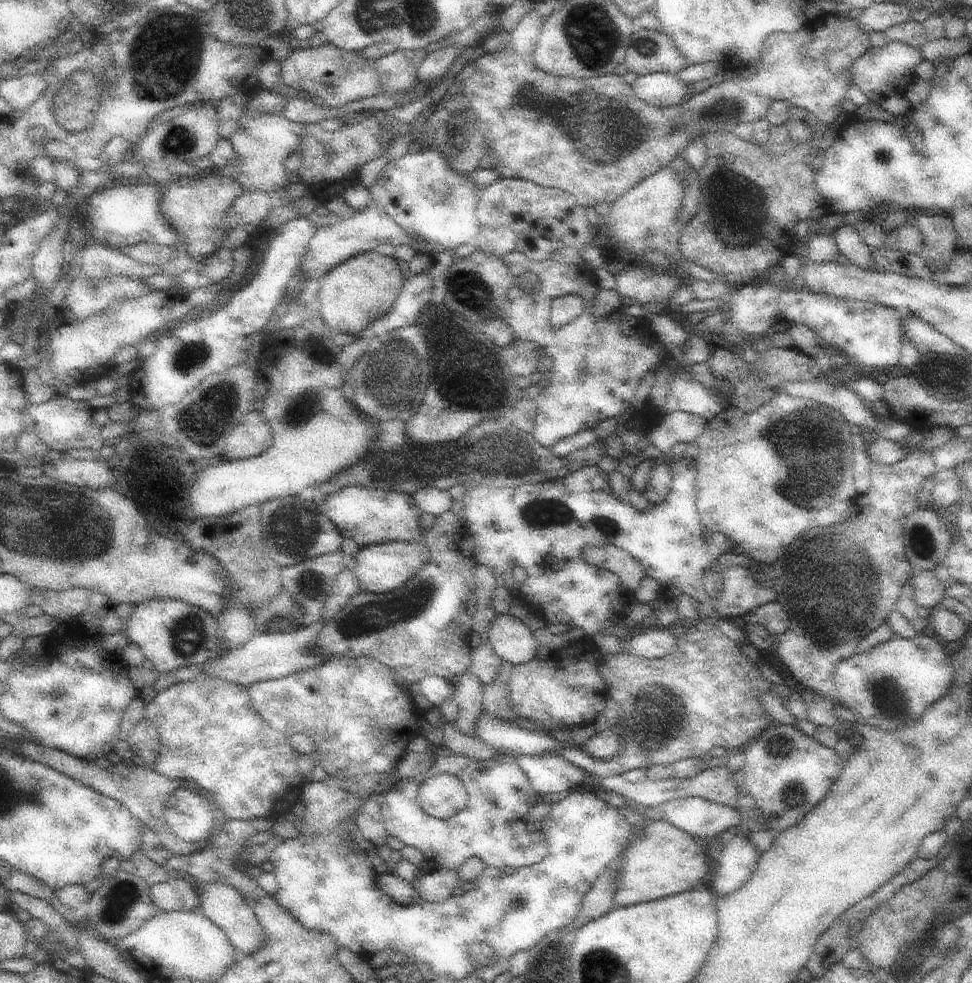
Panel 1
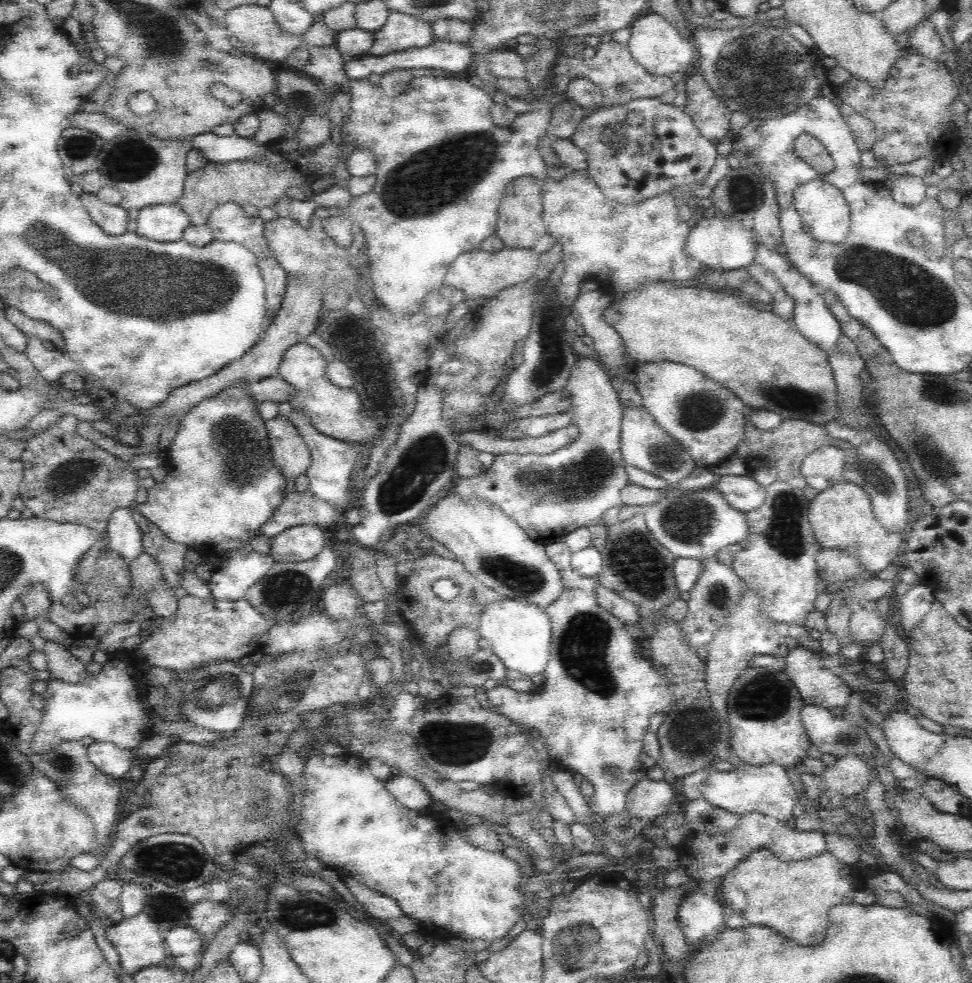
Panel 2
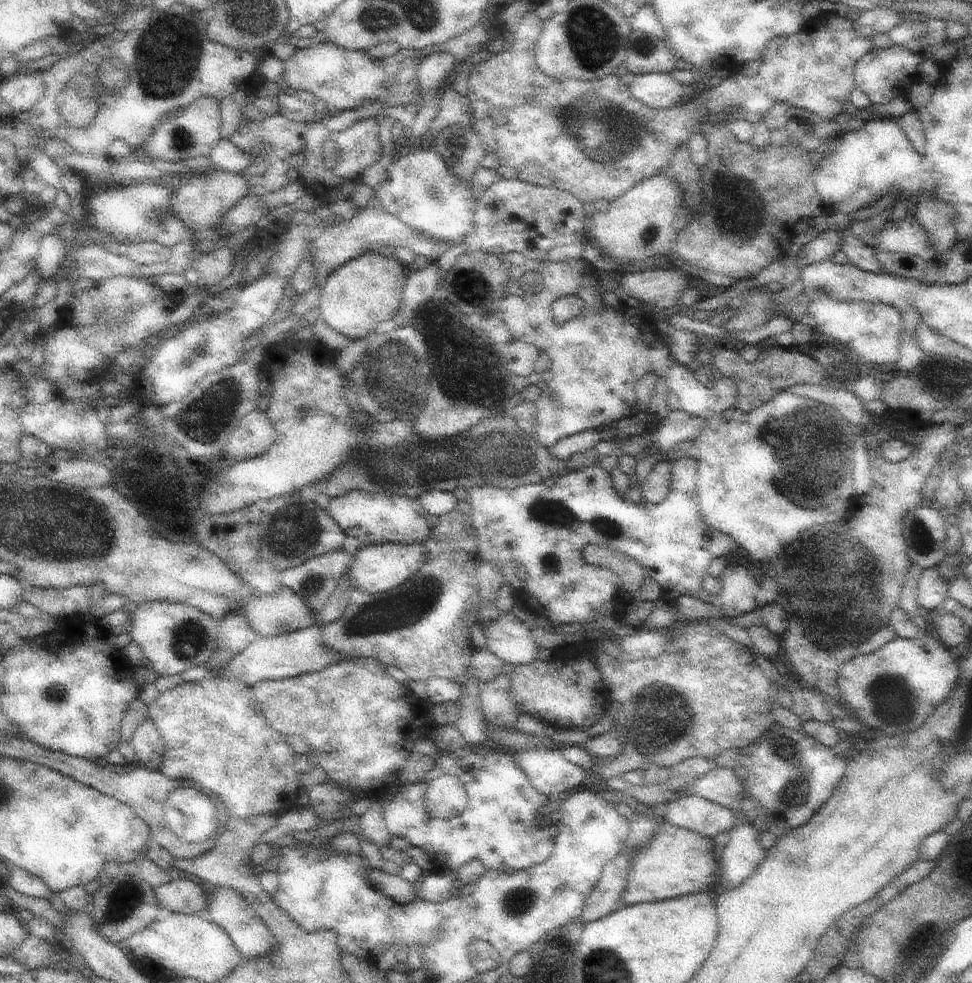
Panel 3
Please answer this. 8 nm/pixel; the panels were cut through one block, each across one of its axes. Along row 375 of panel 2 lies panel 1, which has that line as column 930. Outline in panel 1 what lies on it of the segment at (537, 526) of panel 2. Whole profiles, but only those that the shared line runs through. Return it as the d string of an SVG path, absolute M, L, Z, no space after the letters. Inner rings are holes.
M917 570L915 574L911 572L909 580L913 580L913 600L917 606L931 610L931 608L943 604L947 588L937 580L935 572Z

